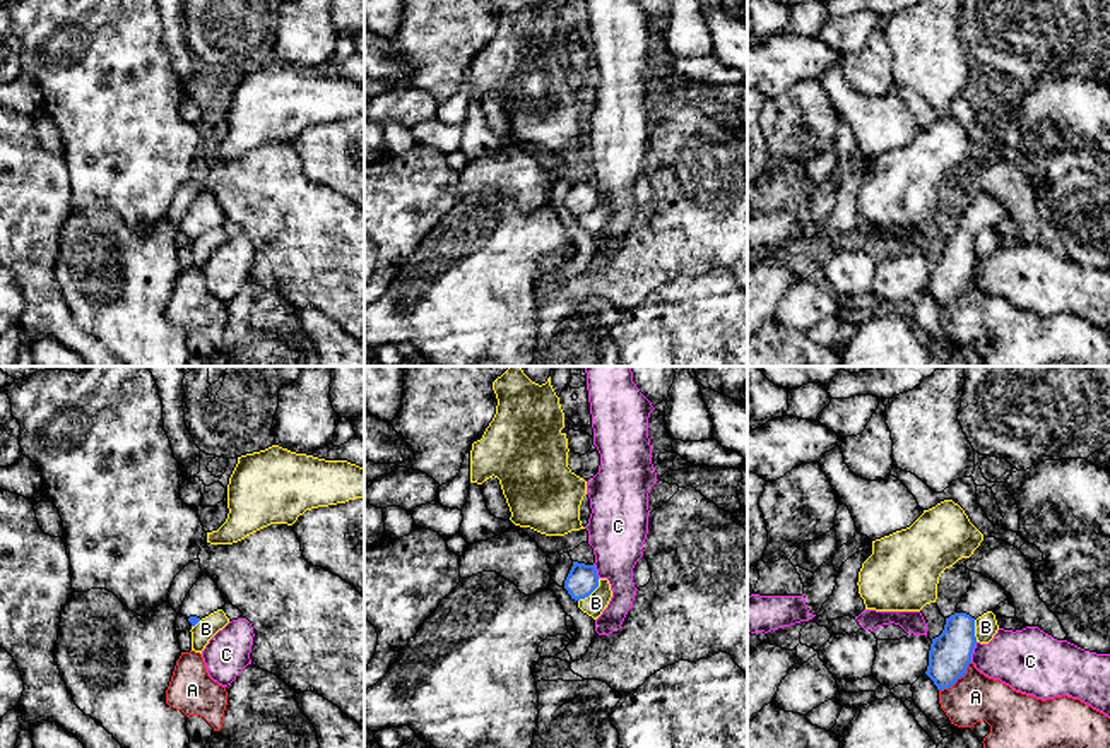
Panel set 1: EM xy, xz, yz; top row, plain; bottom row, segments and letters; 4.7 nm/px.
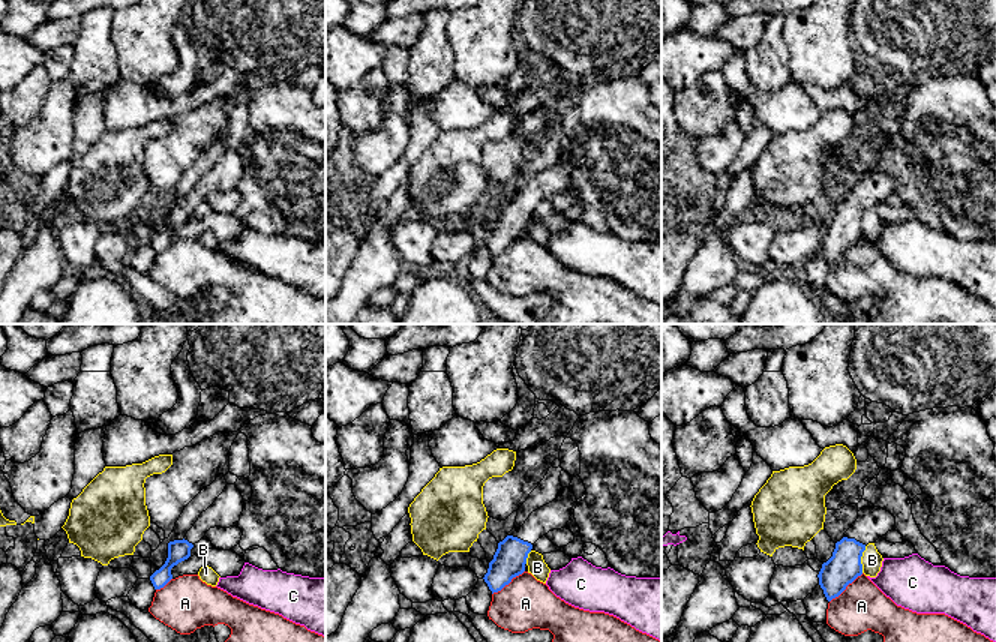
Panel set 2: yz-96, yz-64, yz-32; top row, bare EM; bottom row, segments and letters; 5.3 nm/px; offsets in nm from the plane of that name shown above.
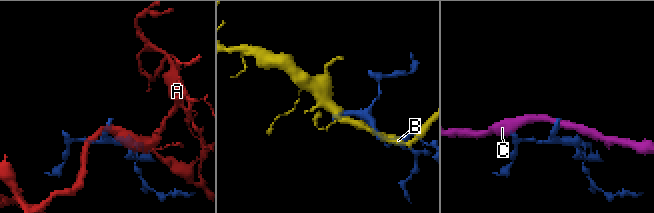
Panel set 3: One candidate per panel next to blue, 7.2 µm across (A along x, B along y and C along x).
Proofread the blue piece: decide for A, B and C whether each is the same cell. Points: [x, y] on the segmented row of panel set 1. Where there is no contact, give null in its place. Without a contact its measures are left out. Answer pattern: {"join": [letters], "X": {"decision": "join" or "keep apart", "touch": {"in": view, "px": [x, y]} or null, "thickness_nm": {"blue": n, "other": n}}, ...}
{"join": [], "A": {"decision": "keep apart", "touch": {"in": "yz", "px": [956, 678]}, "thickness_nm": {"blue": 200, "other": 220}}, "B": {"decision": "keep apart", "touch": {"in": "xz", "px": [590, 593]}, "thickness_nm": {"blue": 150, "other": 100}}, "C": {"decision": "keep apart", "touch": {"in": "yz", "px": [972, 653]}, "thickness_nm": {"blue": 200, "other": 280}}}

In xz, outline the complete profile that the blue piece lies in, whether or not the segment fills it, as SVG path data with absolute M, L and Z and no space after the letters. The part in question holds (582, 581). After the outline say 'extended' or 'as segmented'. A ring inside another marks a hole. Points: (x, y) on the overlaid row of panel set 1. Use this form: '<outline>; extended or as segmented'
M573 561L573 567L564 580L564 589L571 599L580 601L588 597L599 587L595 565Z; as segmented

